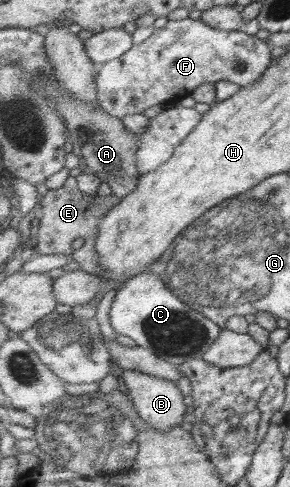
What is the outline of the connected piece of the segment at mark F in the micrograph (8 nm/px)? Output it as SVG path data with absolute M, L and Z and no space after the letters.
M188 17L170 20L163 28L156 28L144 43L133 44L131 50L122 57L100 65L101 70L97 75L97 99L103 111L124 120L126 115L143 114L146 109L156 105L173 104L181 97L190 96L197 87L208 82L232 81L241 87L246 87L256 84L264 76L266 69L274 60L270 50L268 42L254 35L248 35L244 31L214 29L201 19Z

